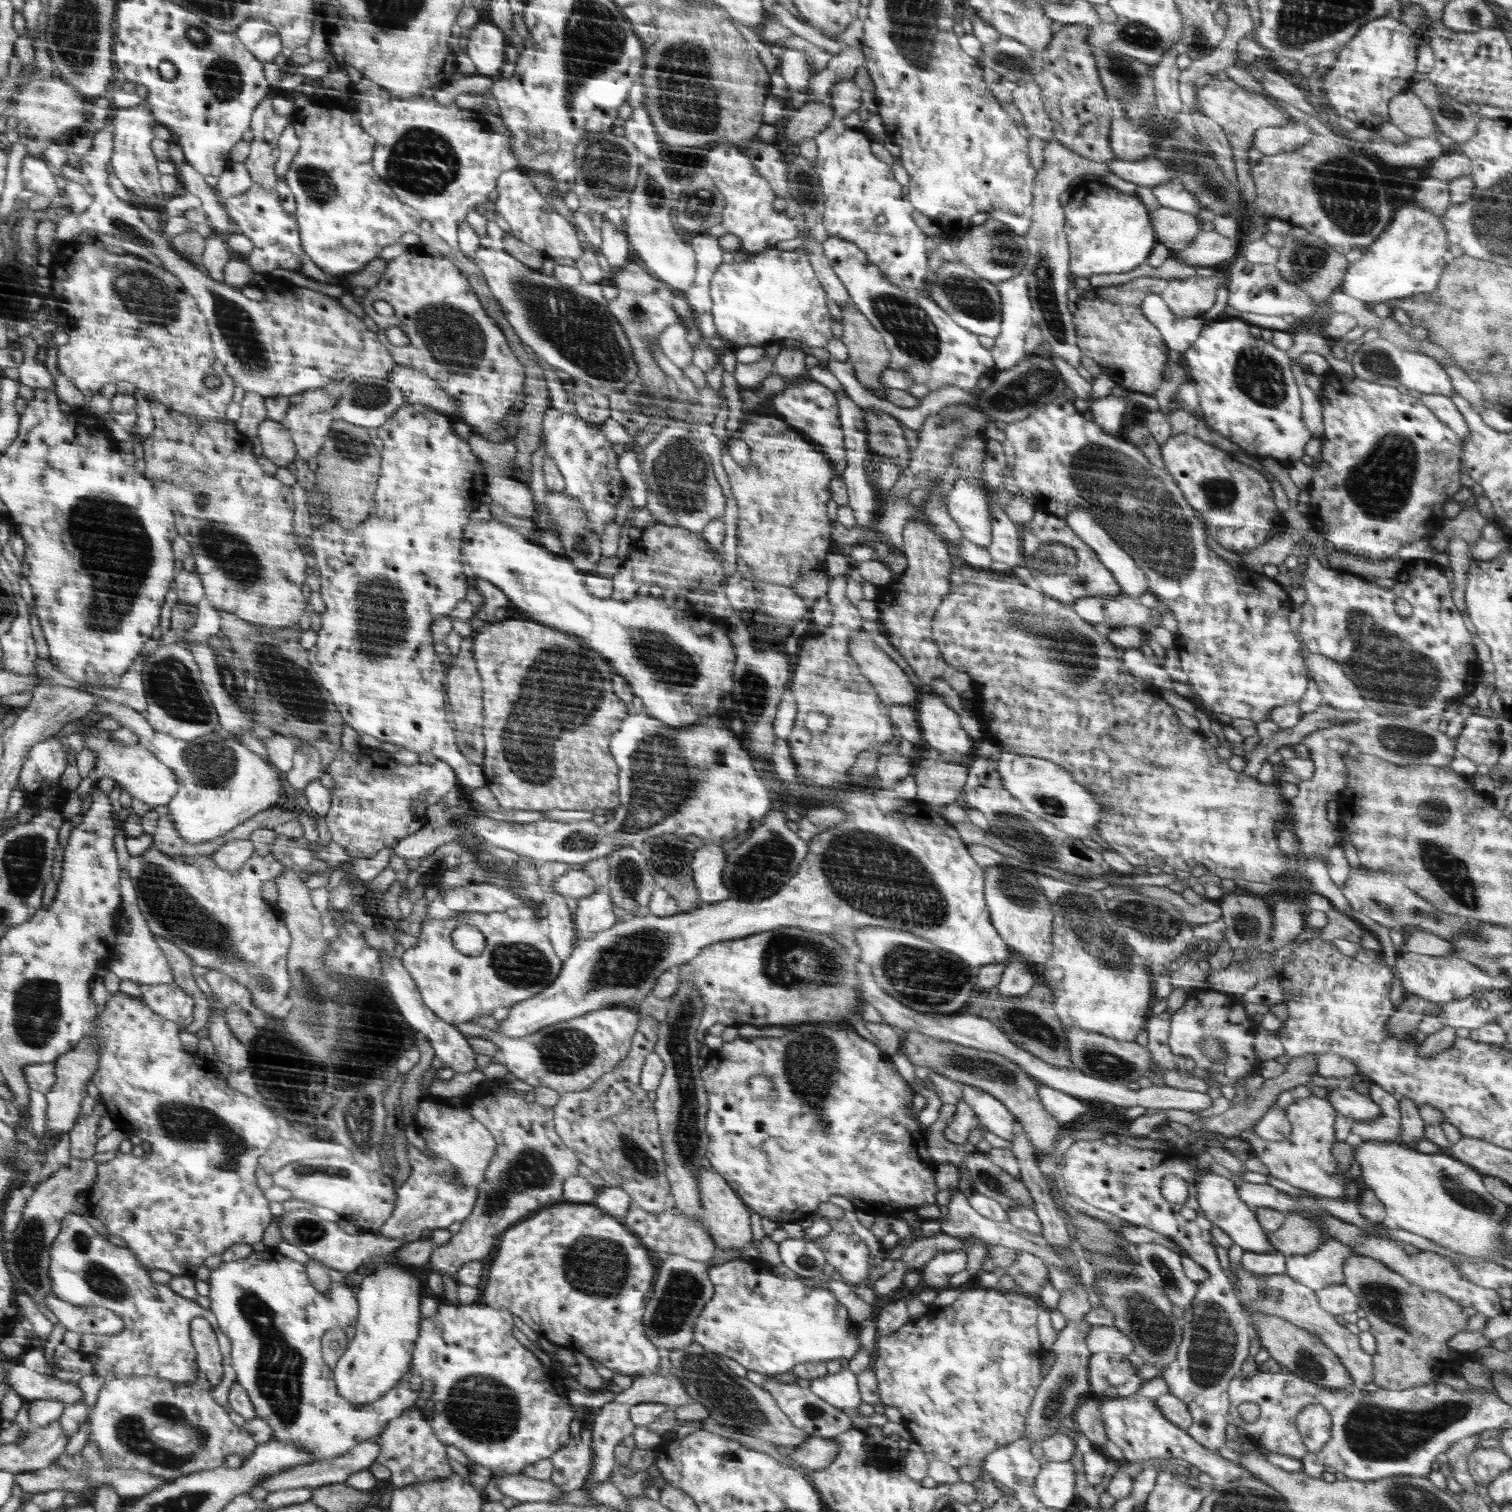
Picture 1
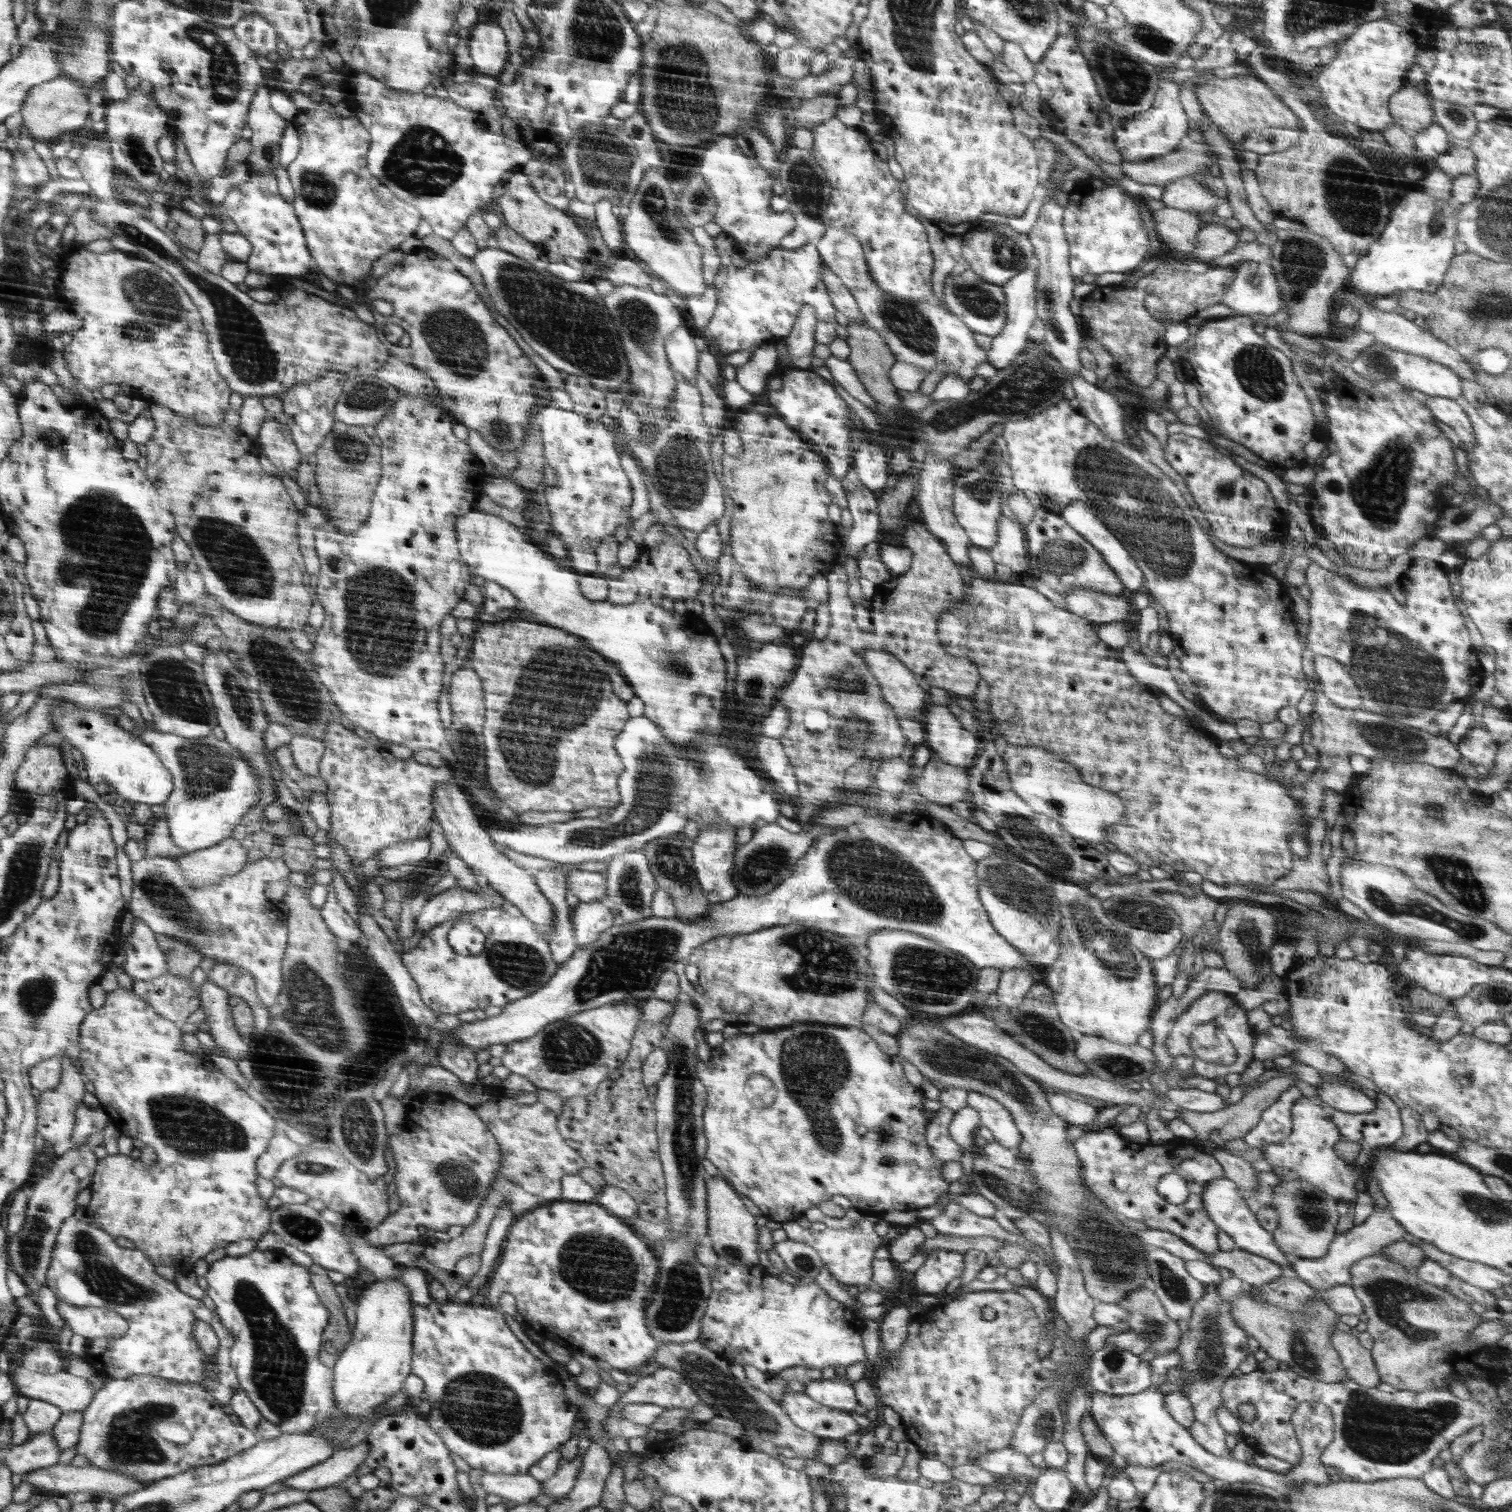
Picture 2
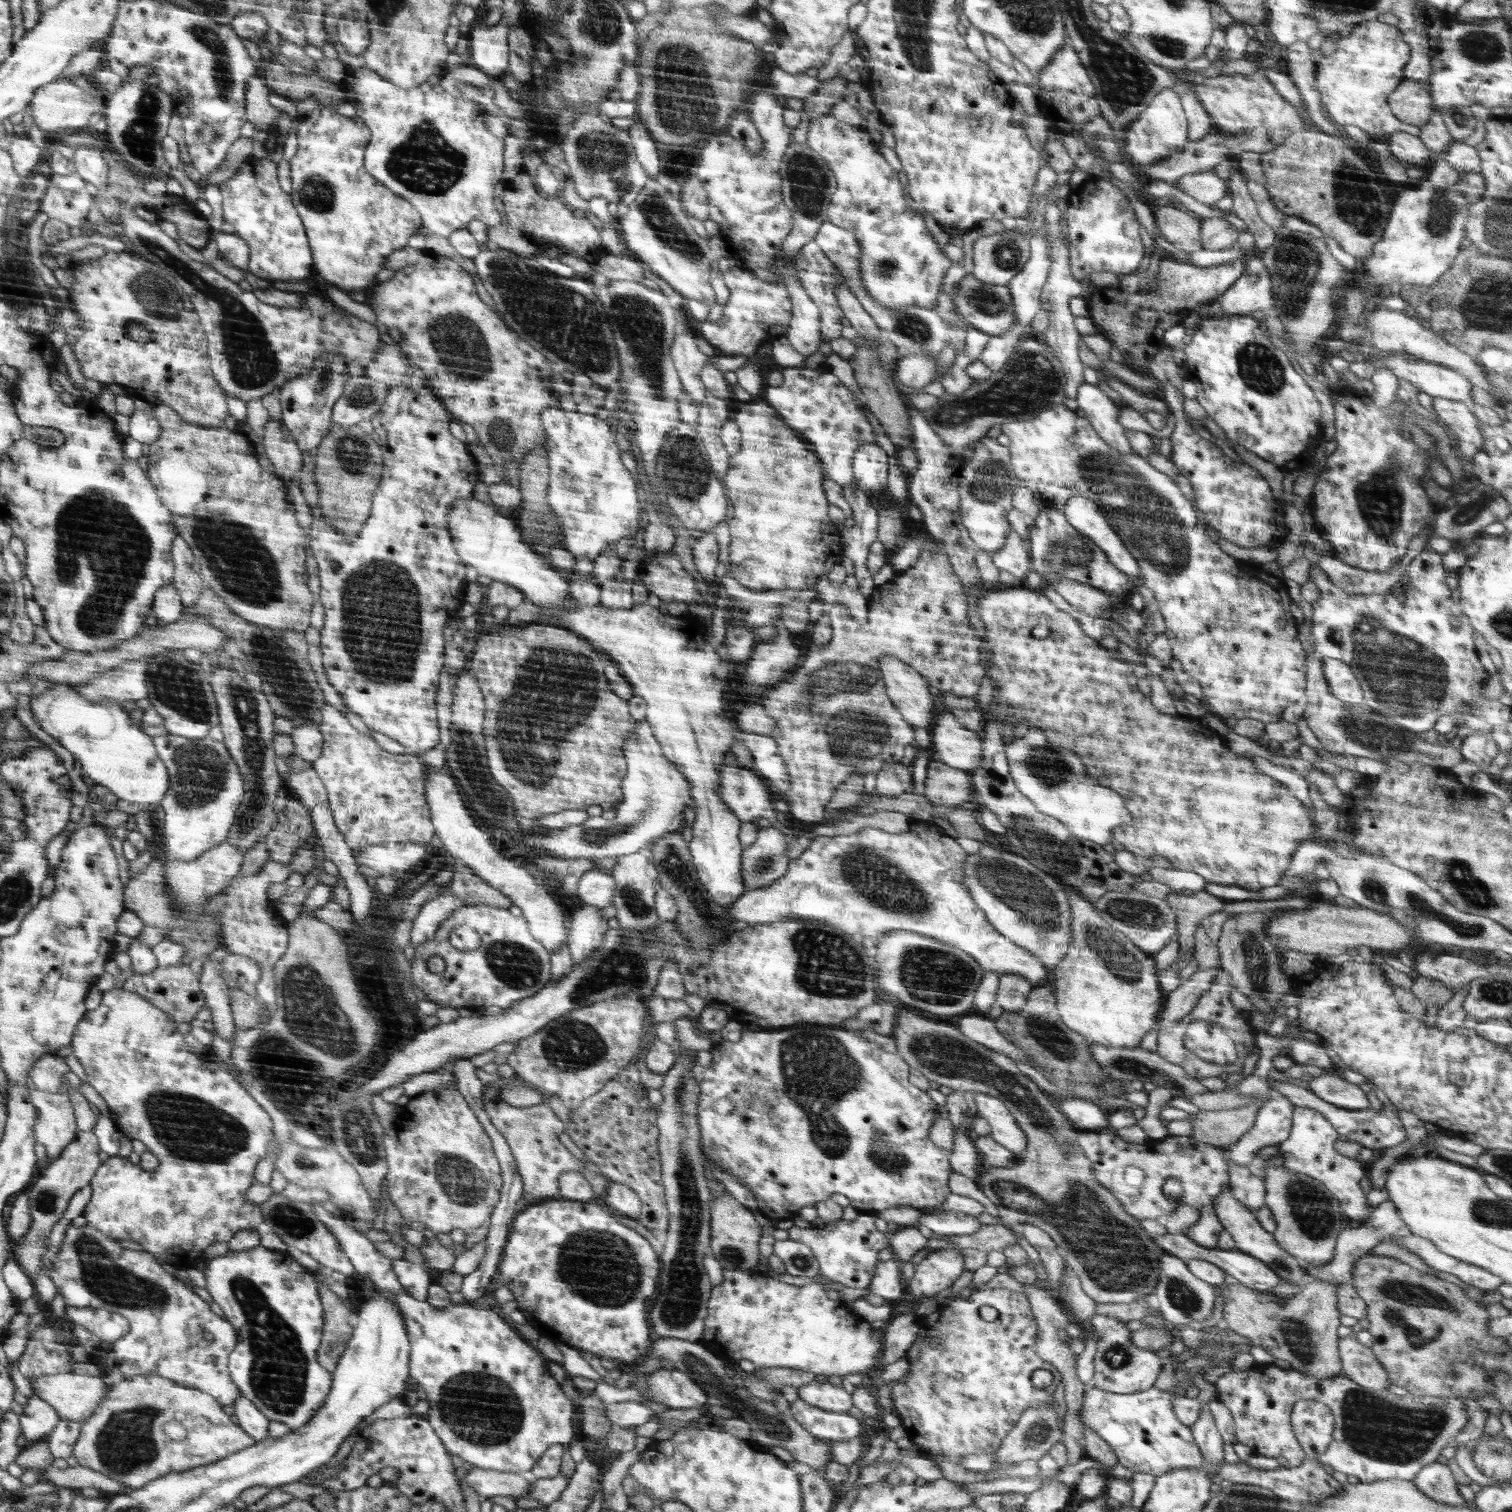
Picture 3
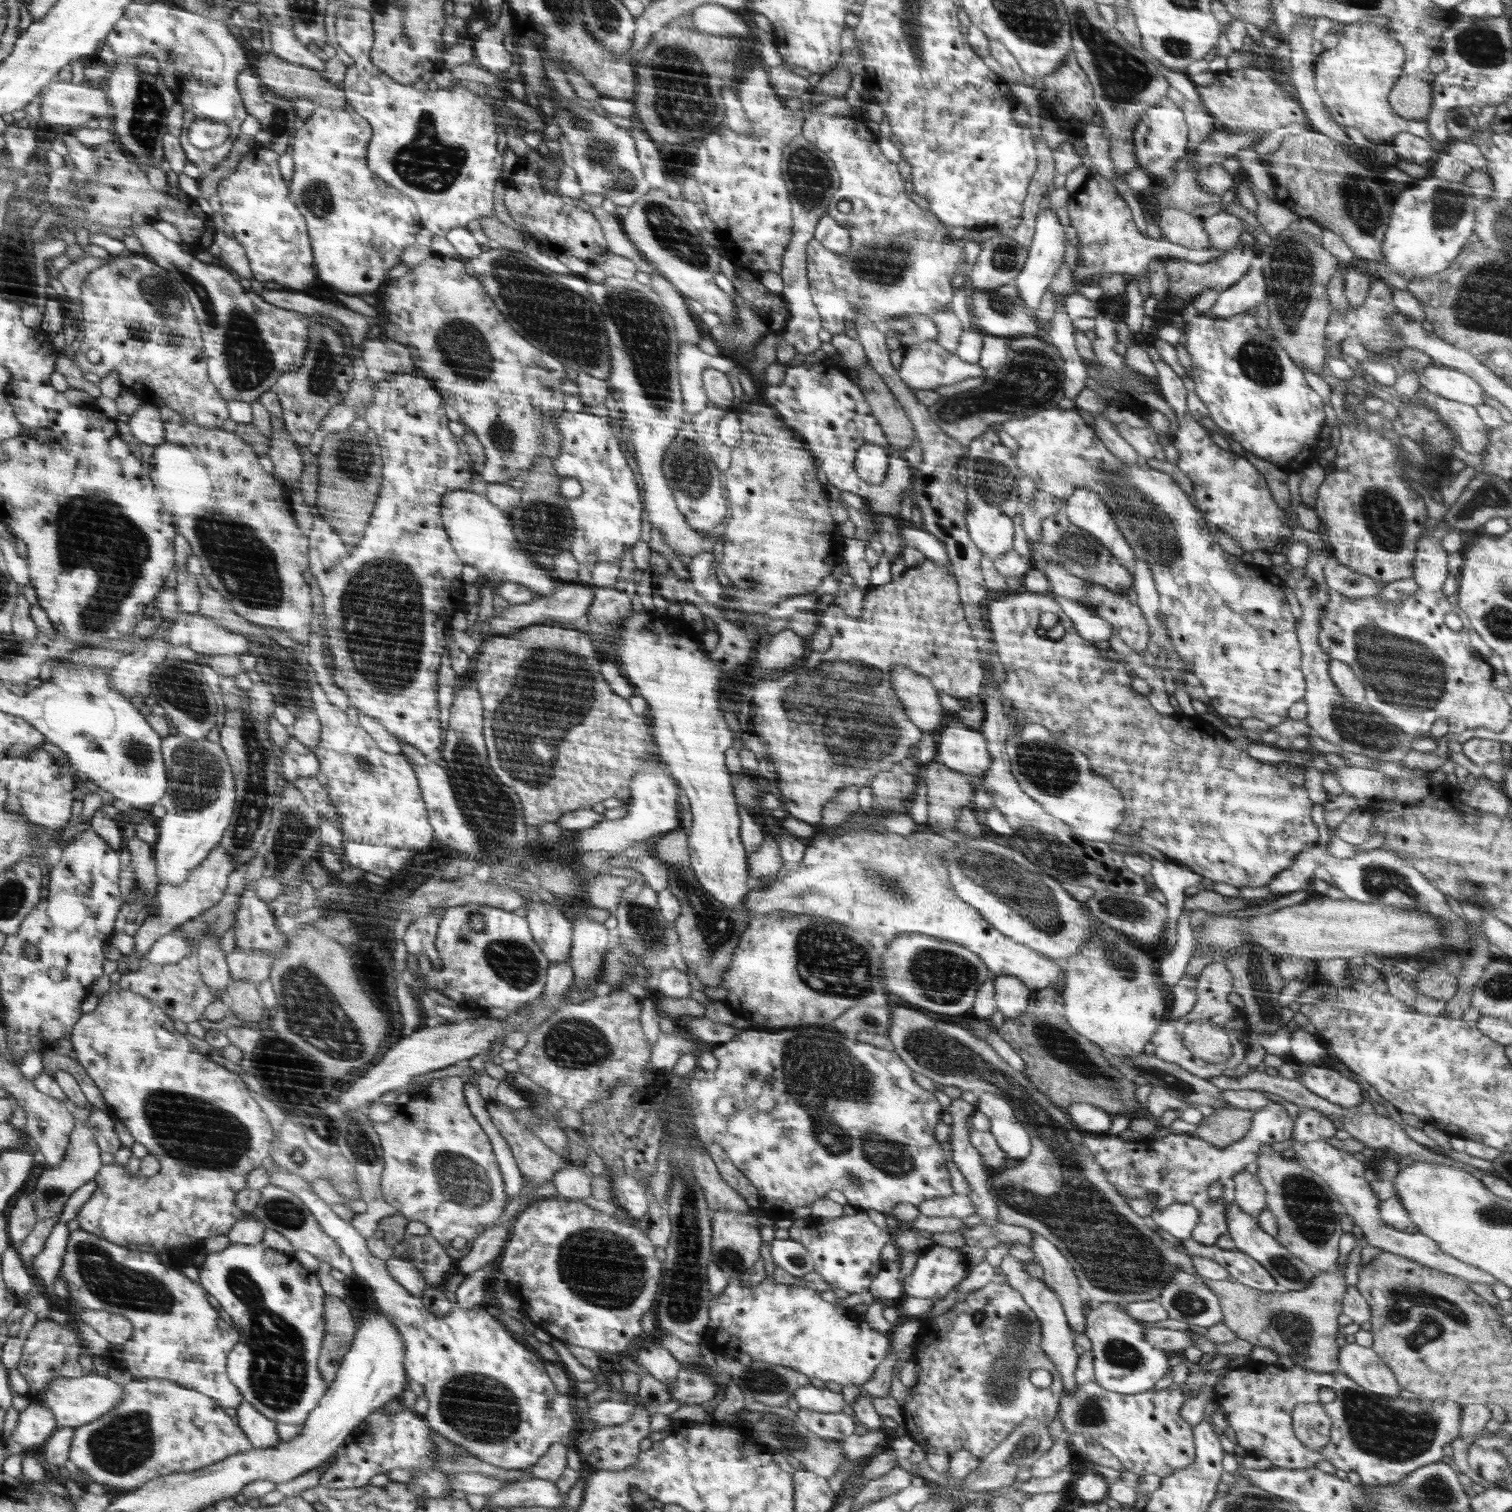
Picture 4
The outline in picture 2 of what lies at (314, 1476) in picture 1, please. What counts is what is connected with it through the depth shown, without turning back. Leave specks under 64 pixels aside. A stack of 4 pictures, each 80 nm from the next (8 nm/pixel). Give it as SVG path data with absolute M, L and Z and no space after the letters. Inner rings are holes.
M361 1441L349 1449L334 1451L329 1459L319 1462L316 1466L293 1474L280 1483L297 1490L318 1490L332 1485L339 1485L344 1478L350 1476L361 1462L368 1456L369 1448L366 1441Z

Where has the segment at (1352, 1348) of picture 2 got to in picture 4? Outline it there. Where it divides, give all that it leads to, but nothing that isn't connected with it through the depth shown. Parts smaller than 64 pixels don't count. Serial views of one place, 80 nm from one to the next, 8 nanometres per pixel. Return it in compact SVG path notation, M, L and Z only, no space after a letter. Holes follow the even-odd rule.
M1346 1344L1339 1352L1339 1371L1370 1393L1398 1397L1402 1390L1394 1373L1370 1347Z

